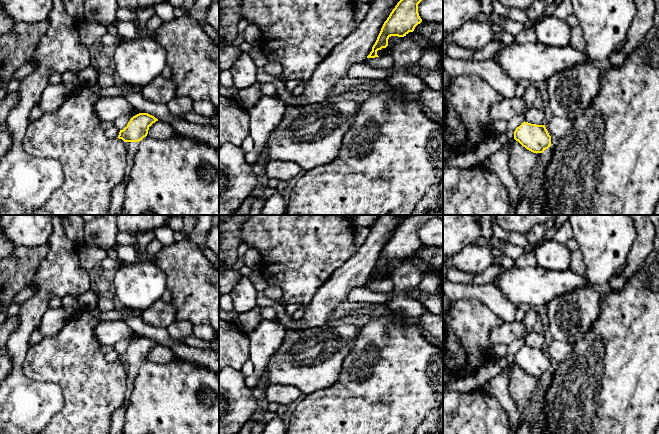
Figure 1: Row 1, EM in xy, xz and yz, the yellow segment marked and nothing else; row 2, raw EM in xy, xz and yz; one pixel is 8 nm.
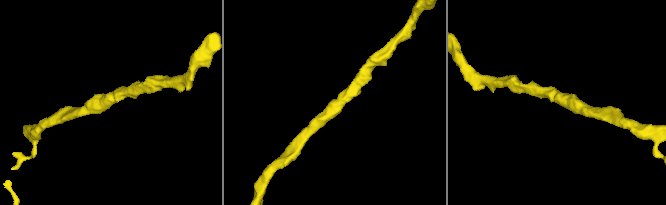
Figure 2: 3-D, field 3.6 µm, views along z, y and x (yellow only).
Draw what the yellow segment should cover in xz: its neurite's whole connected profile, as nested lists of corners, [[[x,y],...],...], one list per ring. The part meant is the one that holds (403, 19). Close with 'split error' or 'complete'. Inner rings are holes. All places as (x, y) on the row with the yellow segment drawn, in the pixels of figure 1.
[[[400,0],[384,22],[372,51],[367,58],[379,57],[377,51],[388,46],[391,36],[404,37],[413,32],[422,22],[418,13],[418,4],[422,0]]] | complete

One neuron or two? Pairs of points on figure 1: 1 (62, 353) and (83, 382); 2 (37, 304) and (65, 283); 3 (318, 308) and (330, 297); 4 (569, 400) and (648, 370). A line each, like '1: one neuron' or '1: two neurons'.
1: one neuron
2: one neuron
3: one neuron
4: one neuron

